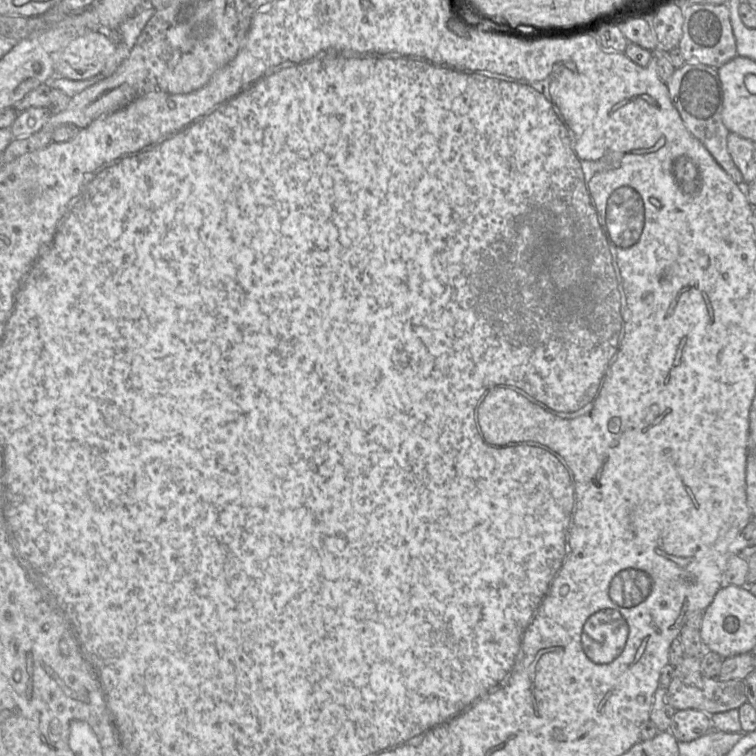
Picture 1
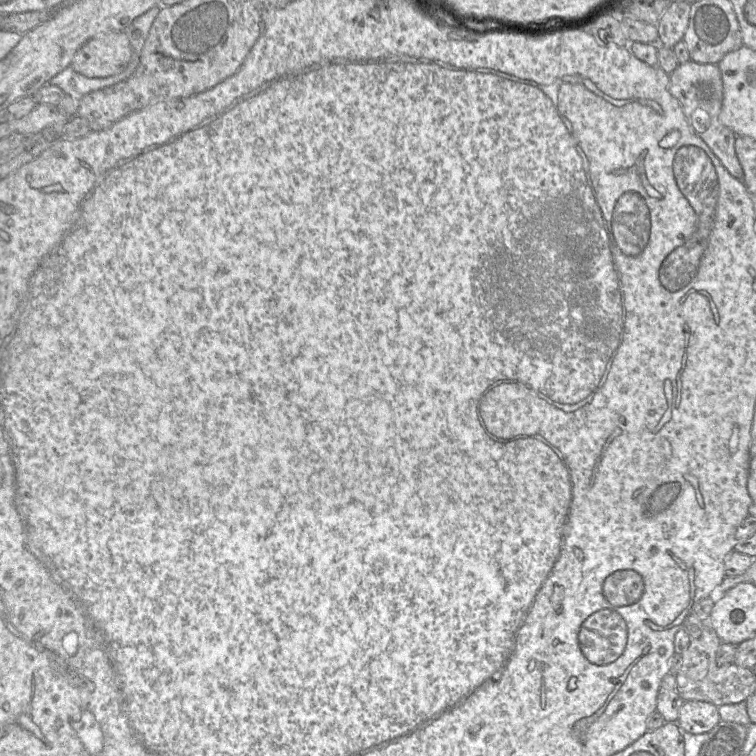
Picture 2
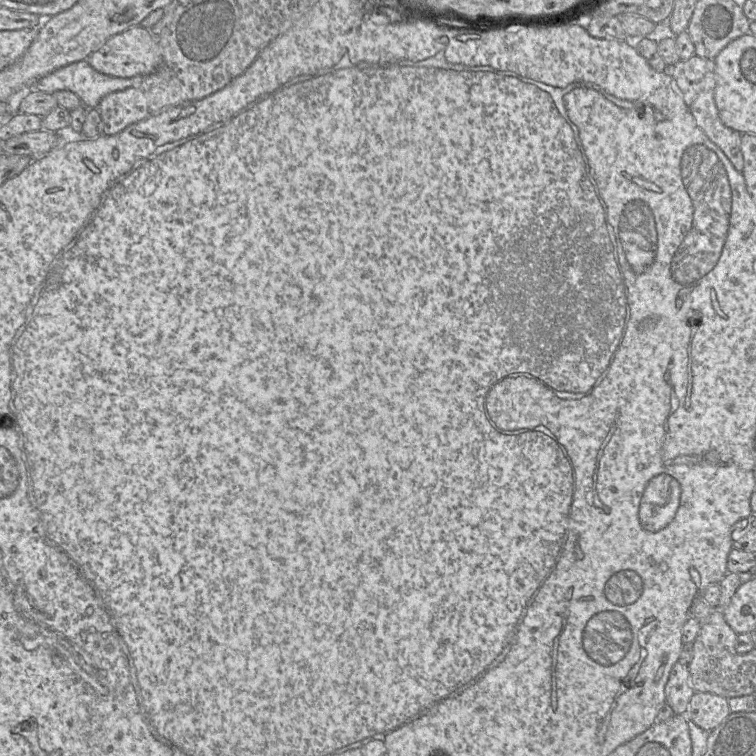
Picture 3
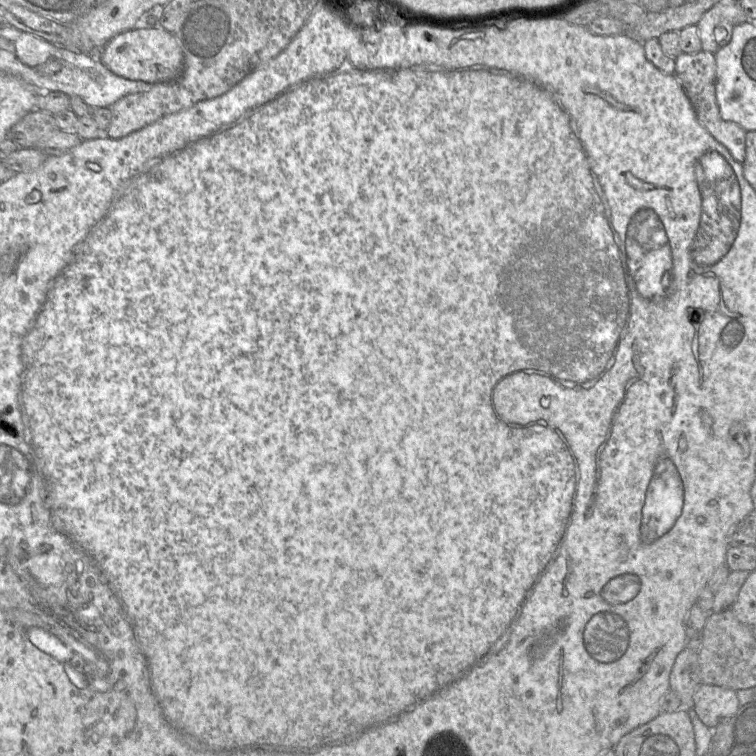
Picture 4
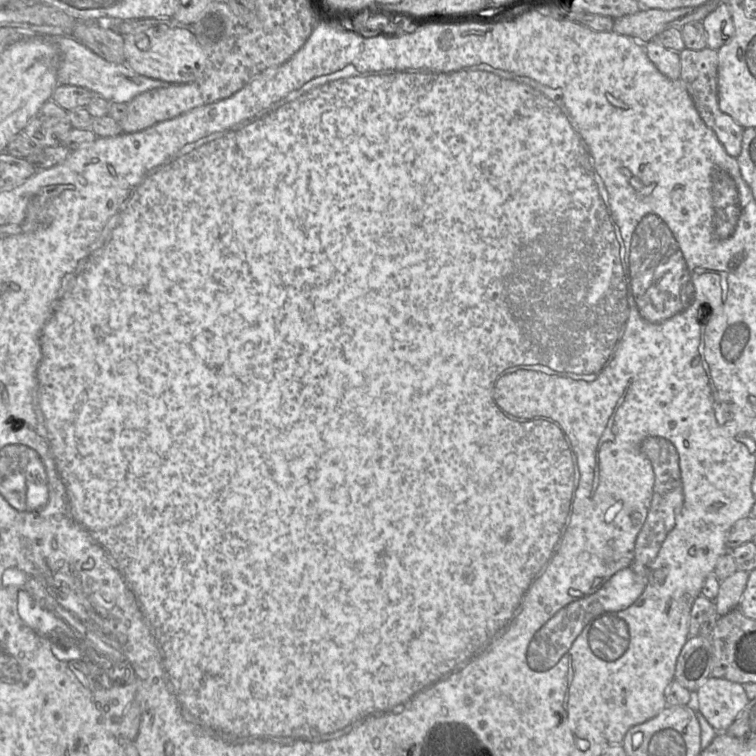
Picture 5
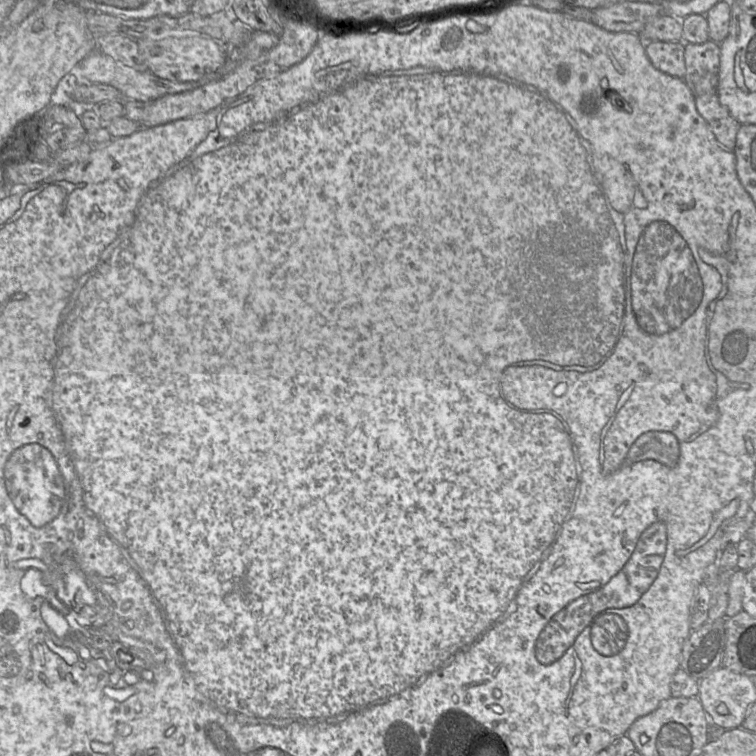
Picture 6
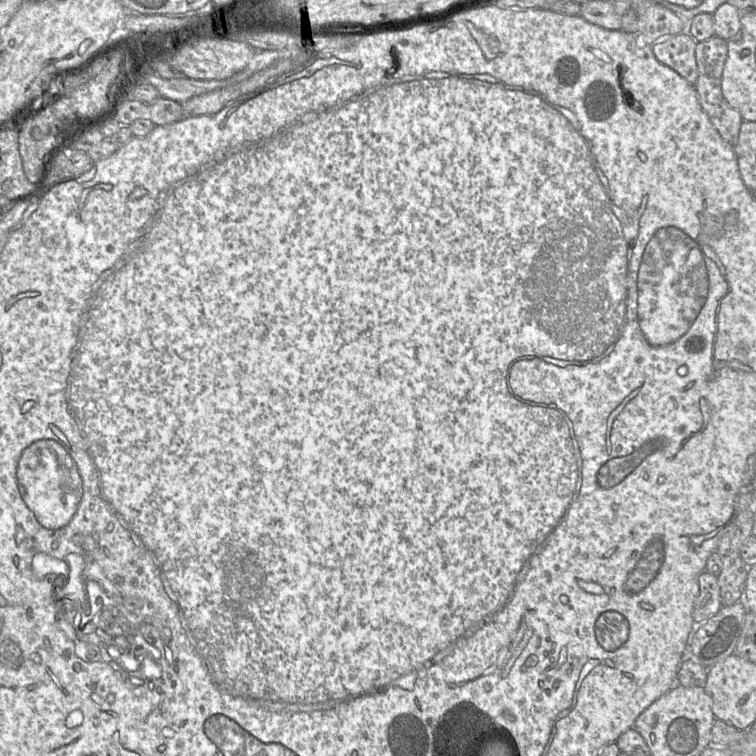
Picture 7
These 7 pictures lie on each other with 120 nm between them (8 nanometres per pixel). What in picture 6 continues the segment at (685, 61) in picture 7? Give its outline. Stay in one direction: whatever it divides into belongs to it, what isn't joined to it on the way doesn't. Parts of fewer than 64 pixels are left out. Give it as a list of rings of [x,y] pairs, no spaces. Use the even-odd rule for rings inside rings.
[[[647,41],[645,51],[656,69],[683,79],[686,73],[685,44],[683,41]]]

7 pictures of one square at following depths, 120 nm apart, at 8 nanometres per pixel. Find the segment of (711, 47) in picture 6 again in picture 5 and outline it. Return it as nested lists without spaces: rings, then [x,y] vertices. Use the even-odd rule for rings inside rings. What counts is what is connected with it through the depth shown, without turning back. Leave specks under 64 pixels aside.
[[[706,47],[701,50],[684,48],[679,52],[681,74],[680,80],[693,100],[704,123],[717,135],[726,152],[737,158],[742,150],[742,138],[745,128],[740,126],[728,114],[722,112],[718,105],[718,53],[717,50]]]

